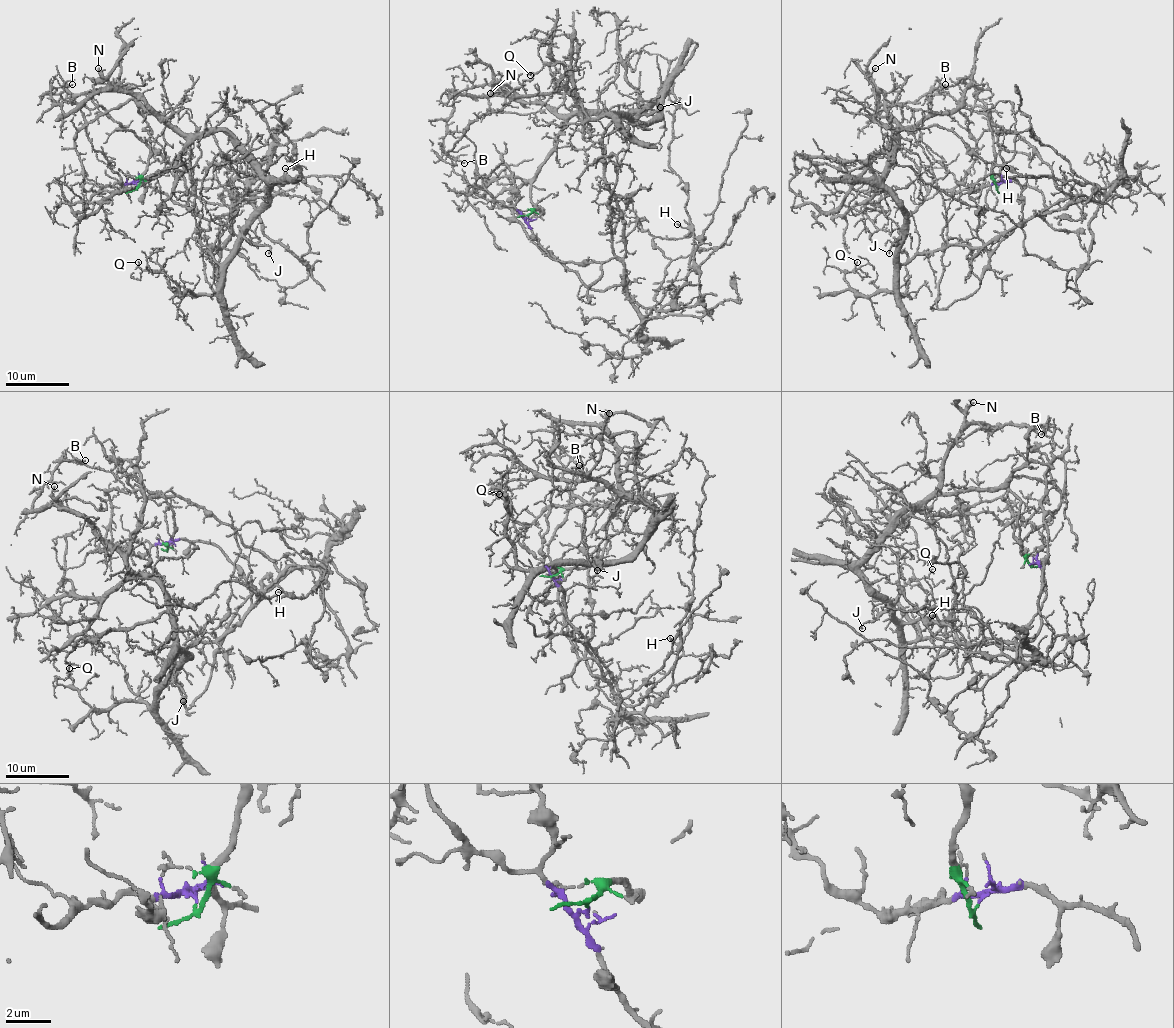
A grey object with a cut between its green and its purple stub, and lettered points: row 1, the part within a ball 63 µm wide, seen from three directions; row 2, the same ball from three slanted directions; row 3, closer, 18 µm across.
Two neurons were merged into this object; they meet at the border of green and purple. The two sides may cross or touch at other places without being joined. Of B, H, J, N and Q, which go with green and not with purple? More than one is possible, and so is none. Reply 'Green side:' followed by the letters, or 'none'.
Green side: B, J, N, Q

